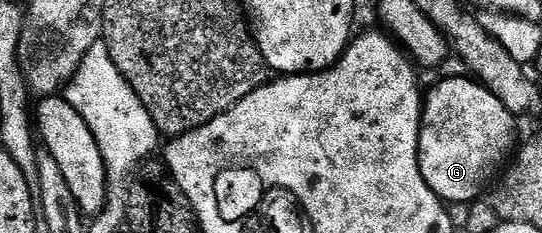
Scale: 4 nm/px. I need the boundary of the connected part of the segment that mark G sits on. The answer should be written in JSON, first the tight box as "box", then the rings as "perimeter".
{"box":[421,75,519,205],"perimeter":[[[468,75],[465,76],[449,76],[446,80],[439,81],[430,92],[428,89],[427,101],[423,106],[421,171],[425,173],[425,180],[433,187],[434,192],[450,205],[472,205],[473,199],[492,182],[493,175],[497,171],[500,173],[510,163],[519,144],[518,121],[514,113],[510,112],[490,88]]]}

